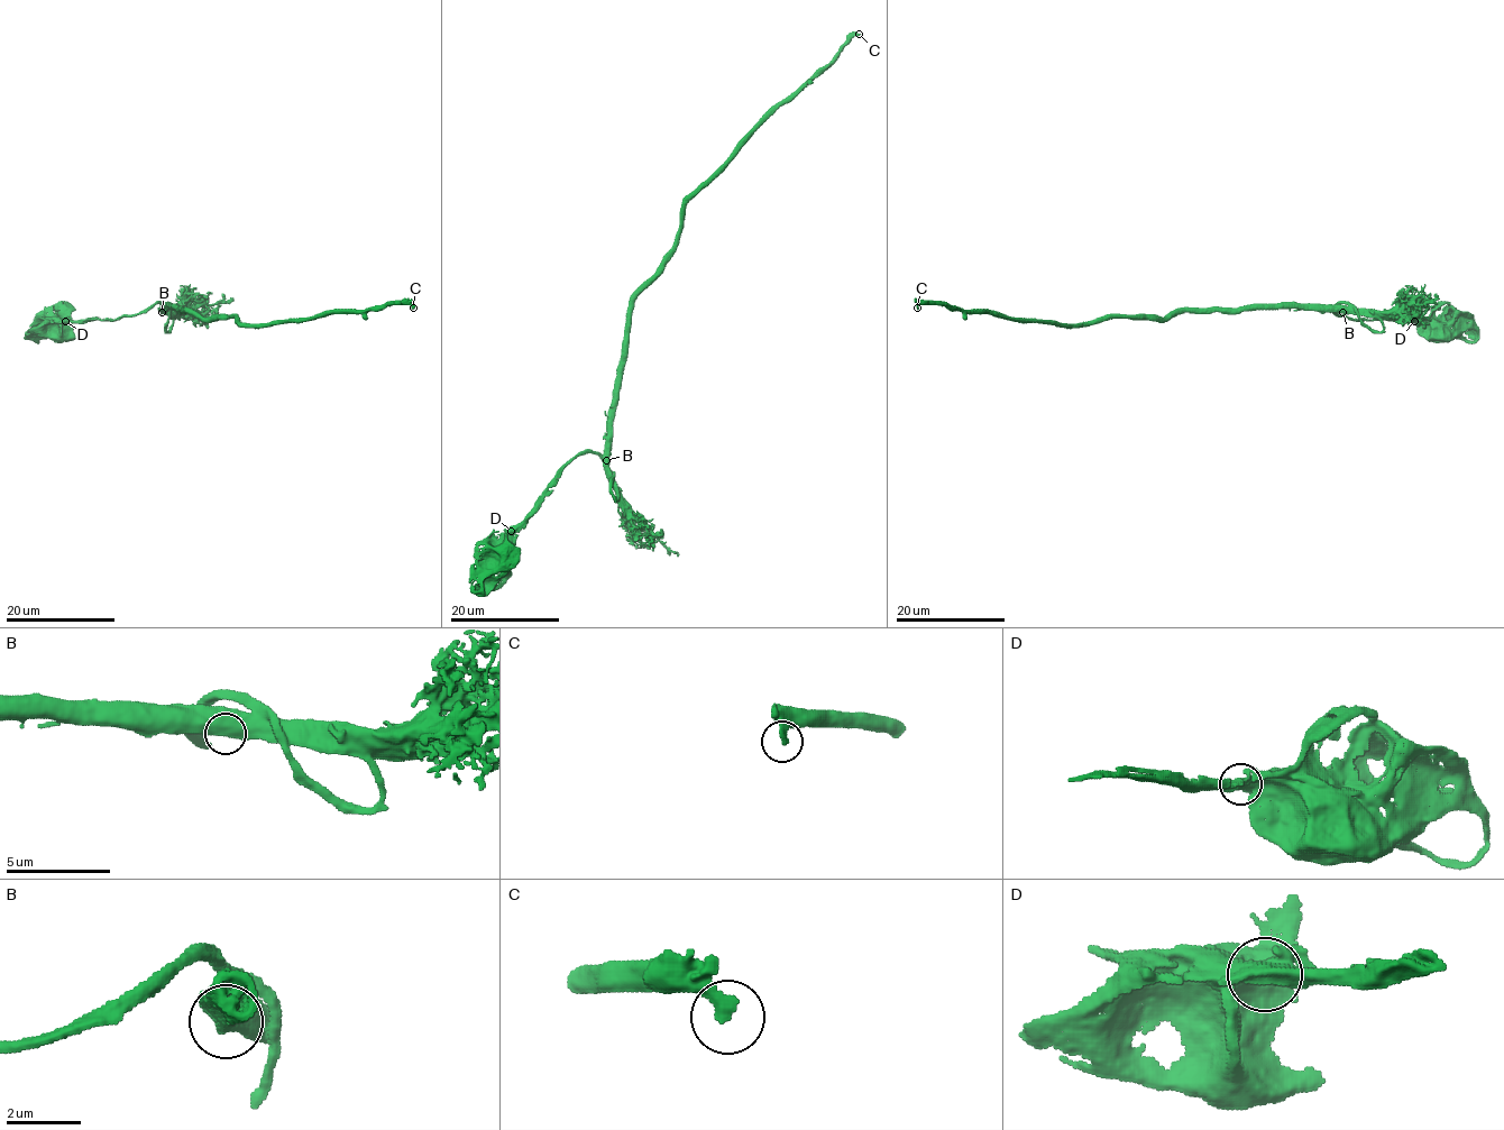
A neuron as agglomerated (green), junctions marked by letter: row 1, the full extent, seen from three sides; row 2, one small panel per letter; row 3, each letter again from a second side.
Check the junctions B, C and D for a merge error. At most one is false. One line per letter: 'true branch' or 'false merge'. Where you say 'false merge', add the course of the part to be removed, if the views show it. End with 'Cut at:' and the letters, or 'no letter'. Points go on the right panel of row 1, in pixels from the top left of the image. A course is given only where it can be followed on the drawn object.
B: true branch
C: true branch
D: true branch
Cut at: no letter

